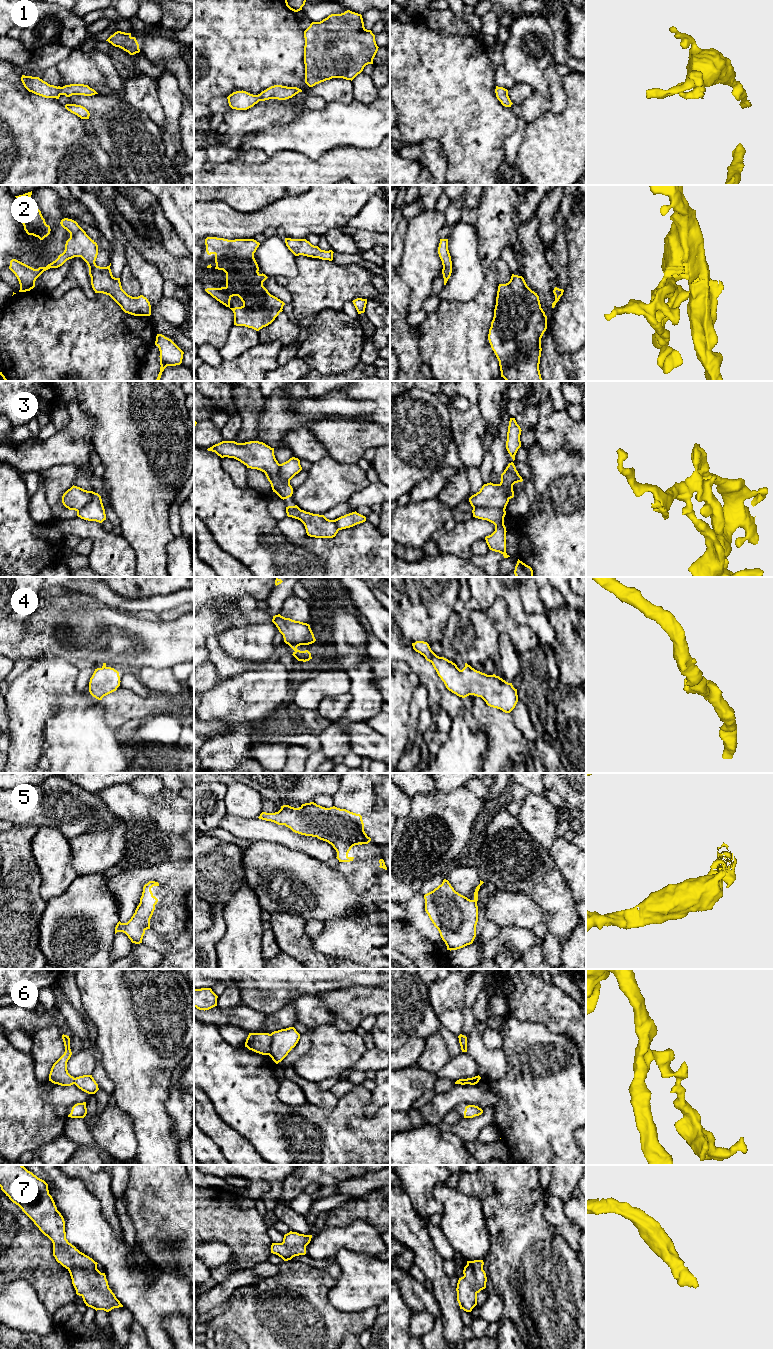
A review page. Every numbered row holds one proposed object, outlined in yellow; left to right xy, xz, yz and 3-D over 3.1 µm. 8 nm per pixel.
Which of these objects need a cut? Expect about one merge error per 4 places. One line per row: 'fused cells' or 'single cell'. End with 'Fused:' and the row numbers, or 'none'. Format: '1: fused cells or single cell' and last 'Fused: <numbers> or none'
1: single cell
2: single cell
3: single cell
4: single cell
5: single cell
6: fused cells
7: single cell
Fused: 6

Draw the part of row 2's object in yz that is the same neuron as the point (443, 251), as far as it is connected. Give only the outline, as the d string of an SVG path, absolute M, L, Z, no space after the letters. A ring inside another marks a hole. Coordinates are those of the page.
M440 239L438 254L442 261L442 274L444 278L444 285L446 285L452 273L452 261L448 250L448 239Z

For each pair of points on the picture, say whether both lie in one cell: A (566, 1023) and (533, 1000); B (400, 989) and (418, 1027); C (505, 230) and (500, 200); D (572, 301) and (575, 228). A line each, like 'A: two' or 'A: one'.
A: one
B: one
C: one
D: one

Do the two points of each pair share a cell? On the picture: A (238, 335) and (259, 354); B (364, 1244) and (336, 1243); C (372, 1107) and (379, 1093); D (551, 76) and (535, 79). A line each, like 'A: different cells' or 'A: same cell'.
A: different cells
B: same cell
C: same cell
D: different cells

